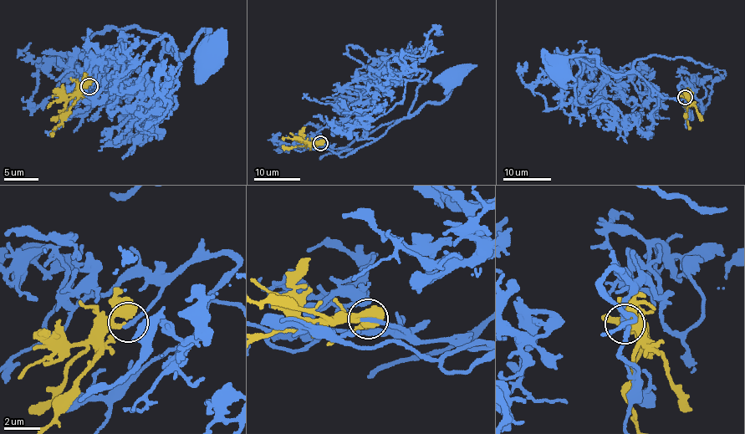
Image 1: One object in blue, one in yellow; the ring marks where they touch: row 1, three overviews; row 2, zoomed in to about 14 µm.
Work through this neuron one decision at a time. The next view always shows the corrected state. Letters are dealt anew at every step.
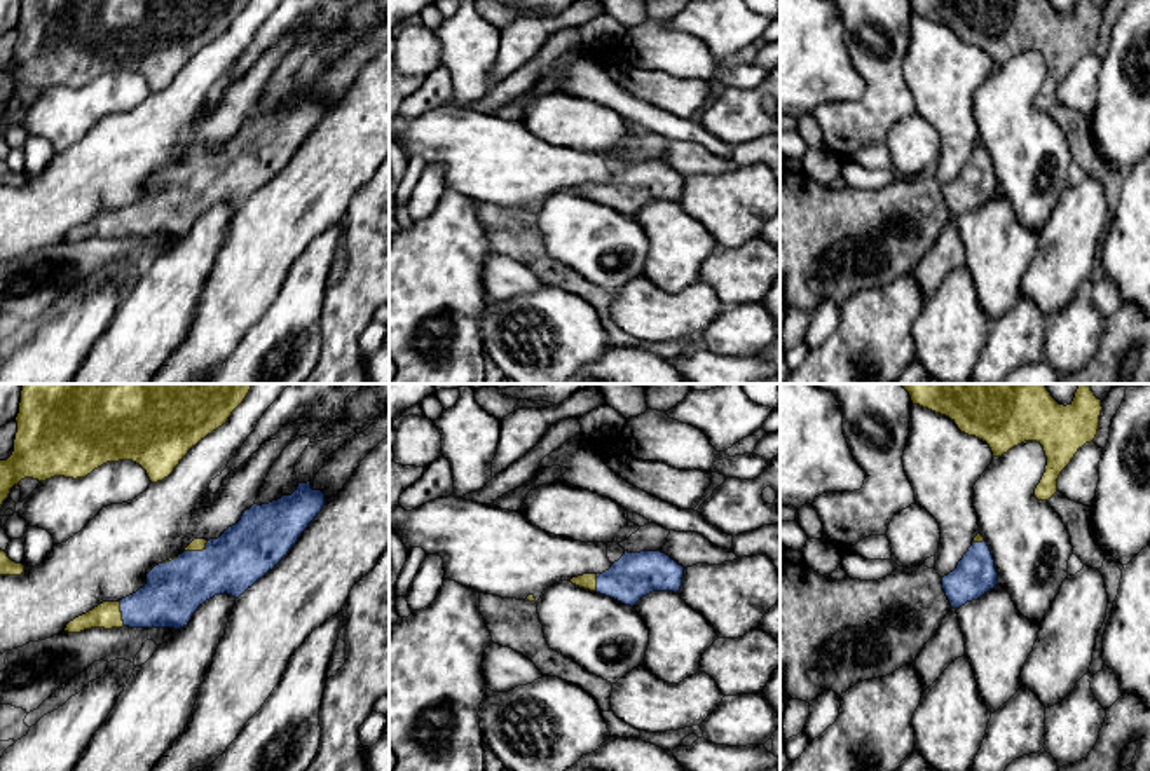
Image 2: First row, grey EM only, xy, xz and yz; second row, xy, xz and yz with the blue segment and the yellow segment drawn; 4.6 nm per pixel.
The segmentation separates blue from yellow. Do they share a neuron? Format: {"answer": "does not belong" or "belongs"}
{"answer": "belongs"}

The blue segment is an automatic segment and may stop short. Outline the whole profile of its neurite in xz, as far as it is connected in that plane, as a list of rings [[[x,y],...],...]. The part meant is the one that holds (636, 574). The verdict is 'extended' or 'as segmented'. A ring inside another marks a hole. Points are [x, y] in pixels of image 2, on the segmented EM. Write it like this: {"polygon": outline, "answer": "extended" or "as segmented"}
{"polygon": [[[661,551],[628,553],[602,574],[583,574],[571,583],[633,607],[653,591],[679,593],[684,567]]], "answer": "extended"}

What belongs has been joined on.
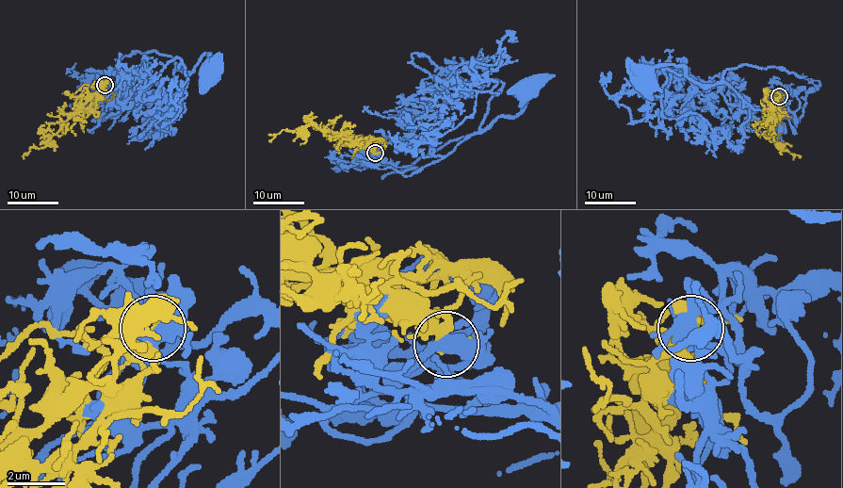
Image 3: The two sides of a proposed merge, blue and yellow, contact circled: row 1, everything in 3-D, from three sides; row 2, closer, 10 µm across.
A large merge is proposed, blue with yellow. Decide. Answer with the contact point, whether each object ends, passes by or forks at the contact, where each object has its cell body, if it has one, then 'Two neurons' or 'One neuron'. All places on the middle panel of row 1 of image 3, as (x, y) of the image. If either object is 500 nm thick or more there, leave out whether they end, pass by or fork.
Place: (375, 153). At the ring blue forks. At the ring yellow forks. Soma of blue: (527, 88). Soma of yellow: none. Two neurons

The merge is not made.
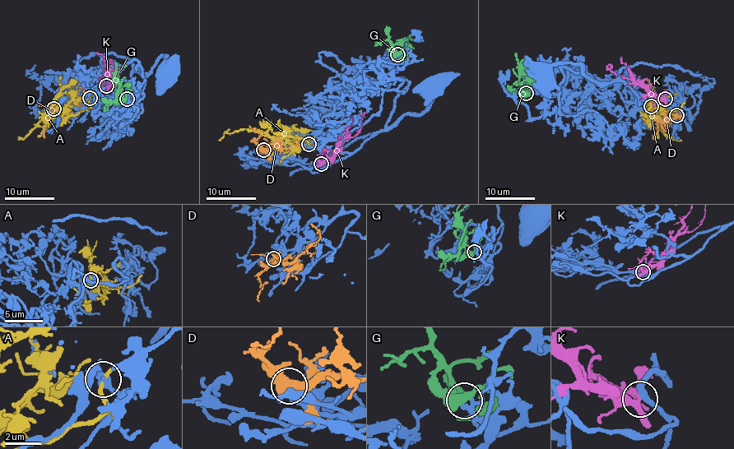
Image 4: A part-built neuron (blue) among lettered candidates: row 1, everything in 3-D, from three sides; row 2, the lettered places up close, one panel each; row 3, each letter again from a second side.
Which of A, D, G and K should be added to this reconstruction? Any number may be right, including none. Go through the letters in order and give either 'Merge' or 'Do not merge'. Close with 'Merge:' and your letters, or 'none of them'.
A: Do not merge
D: Do not merge
G: Merge
K: Do not merge
Merge: G

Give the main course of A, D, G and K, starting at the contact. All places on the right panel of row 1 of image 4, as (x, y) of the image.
A: (650, 106), (647, 120), (655, 116), (658, 119), (649, 108), (650, 91), (643, 87)
D: (677, 115), (666, 118), (657, 107), (658, 98), (662, 94)
G: (525, 92), (523, 67), (518, 62), (515, 53)
K: (666, 99), (660, 99), (636, 83), (611, 72), (606, 67), (610, 64)

